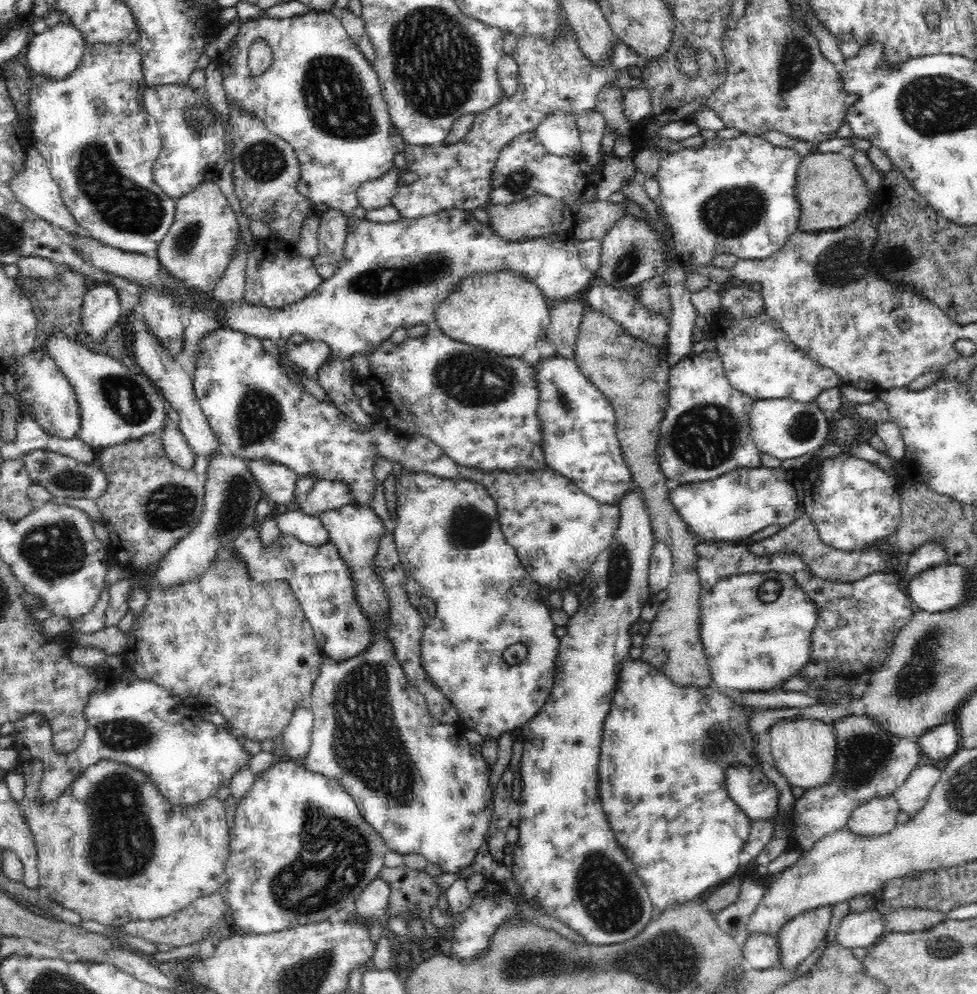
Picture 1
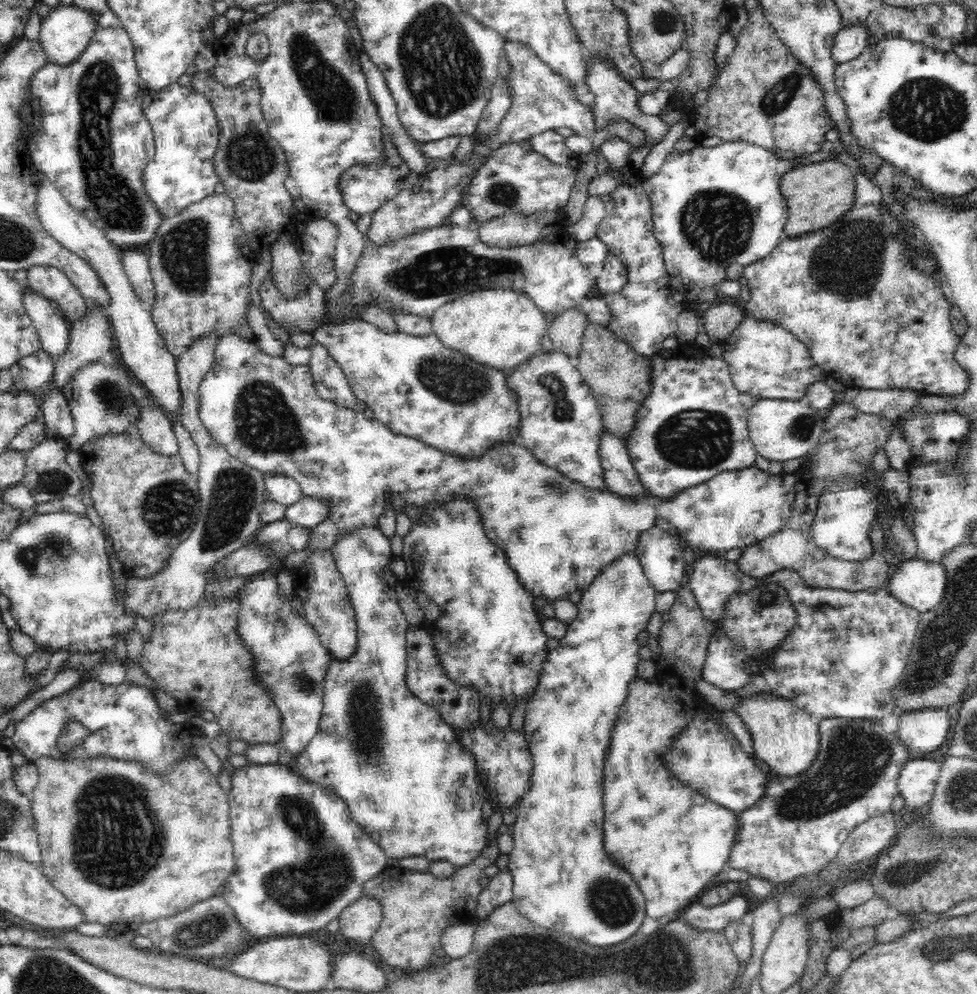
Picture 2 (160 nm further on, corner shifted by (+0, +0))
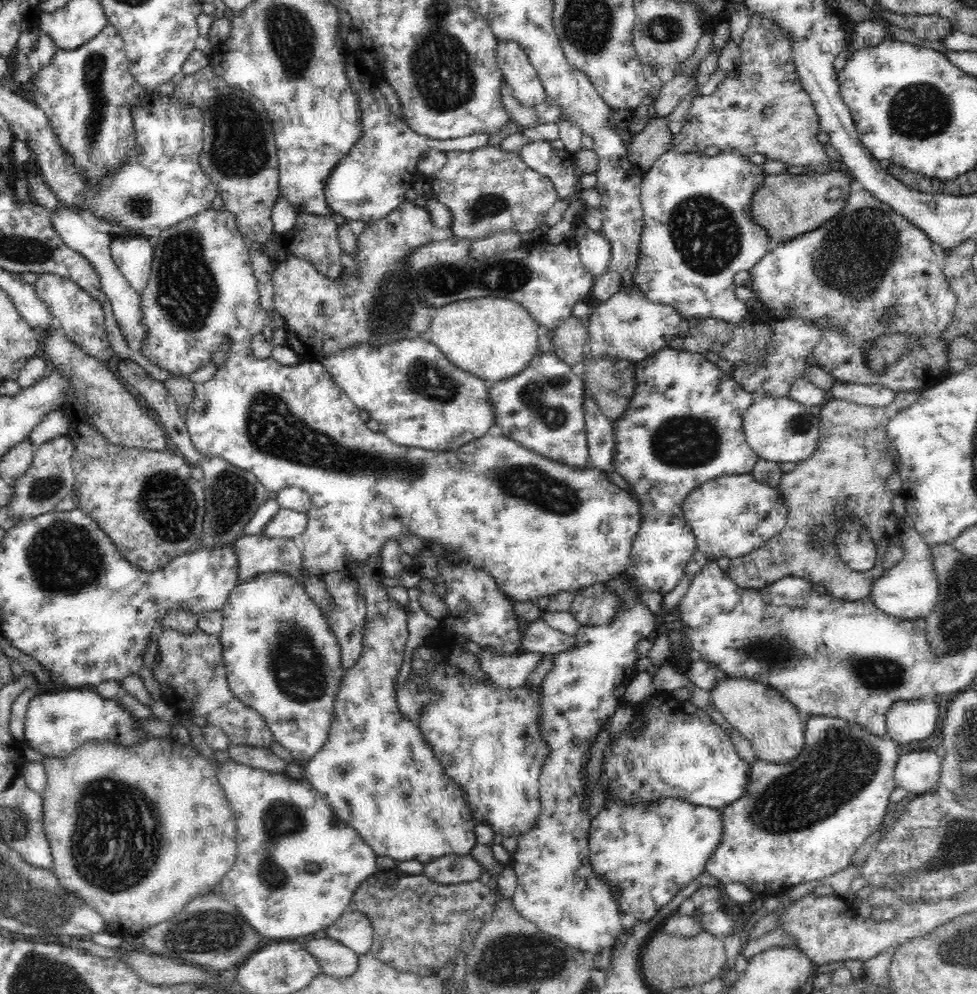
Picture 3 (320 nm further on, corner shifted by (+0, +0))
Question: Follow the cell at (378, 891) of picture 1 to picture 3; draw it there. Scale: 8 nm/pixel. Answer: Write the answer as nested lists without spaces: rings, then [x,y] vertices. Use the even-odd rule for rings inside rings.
[[[350,909],[342,913],[335,924],[328,926],[325,932],[328,937],[361,955],[370,951],[374,929],[365,914]]]

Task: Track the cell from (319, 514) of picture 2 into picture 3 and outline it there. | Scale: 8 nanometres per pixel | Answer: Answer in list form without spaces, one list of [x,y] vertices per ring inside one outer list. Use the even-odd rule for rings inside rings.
[[[279,508],[276,516],[266,524],[261,534],[266,534],[268,538],[294,538],[305,532],[308,520],[308,514],[303,511]]]

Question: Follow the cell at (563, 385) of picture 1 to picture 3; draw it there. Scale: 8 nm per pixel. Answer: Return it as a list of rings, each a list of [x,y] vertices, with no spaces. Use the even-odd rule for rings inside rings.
[[[540,352],[532,358],[524,370],[520,371],[520,374],[490,384],[490,388],[490,400],[492,400],[492,406],[496,406],[494,432],[519,442],[524,449],[532,450],[541,457],[576,469],[586,468],[589,449],[585,418],[586,405],[582,400],[582,380],[576,374],[572,374],[568,363],[554,352]]]

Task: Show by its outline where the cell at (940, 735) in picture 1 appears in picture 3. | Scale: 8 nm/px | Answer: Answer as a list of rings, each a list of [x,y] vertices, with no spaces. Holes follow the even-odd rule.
[[[928,700],[895,702],[886,714],[886,737],[909,744],[928,738],[936,728],[938,705]]]

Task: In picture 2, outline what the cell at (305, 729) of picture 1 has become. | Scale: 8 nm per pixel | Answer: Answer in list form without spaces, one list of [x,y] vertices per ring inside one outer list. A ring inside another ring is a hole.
[[[272,570],[256,573],[237,590],[239,638],[250,647],[256,658],[255,678],[270,691],[282,715],[280,742],[295,757],[318,734],[324,702],[324,676],[329,668],[328,662],[334,658],[320,644],[308,621],[304,620],[296,593],[280,597],[276,590],[276,573]]]

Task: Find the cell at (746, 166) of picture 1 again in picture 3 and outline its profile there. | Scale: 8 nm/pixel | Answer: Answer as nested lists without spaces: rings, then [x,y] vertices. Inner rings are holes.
[[[670,149],[660,155],[643,176],[643,233],[633,281],[650,302],[674,306],[681,317],[694,323],[702,318],[722,318],[736,326],[744,320],[748,308],[736,296],[734,274],[749,271],[772,247],[767,230],[755,222],[750,209],[752,197],[768,174],[761,165],[748,164],[744,155],[738,150],[720,151],[716,156],[710,156],[704,151],[684,154]]]

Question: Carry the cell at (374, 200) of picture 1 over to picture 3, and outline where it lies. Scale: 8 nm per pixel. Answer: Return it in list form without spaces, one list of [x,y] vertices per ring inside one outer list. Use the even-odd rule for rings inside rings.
[[[357,52],[345,57],[345,70],[351,79],[351,89],[359,95],[359,109],[363,115],[363,136],[349,153],[336,164],[328,178],[324,198],[332,212],[344,216],[347,221],[361,220],[367,225],[377,219],[386,218],[390,210],[404,202],[406,190],[417,180],[417,160],[428,148],[452,152],[470,151],[473,147],[487,144],[489,134],[476,132],[460,138],[437,141],[416,133],[404,118],[392,113],[388,100],[378,89],[378,74],[374,74]]]

